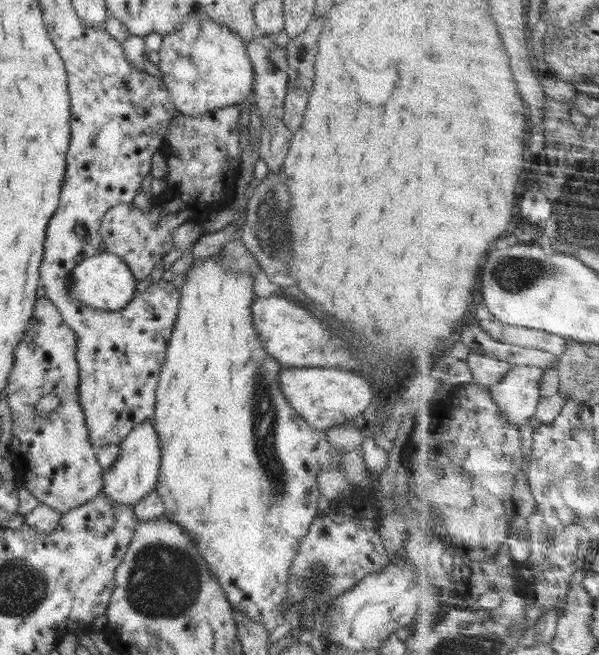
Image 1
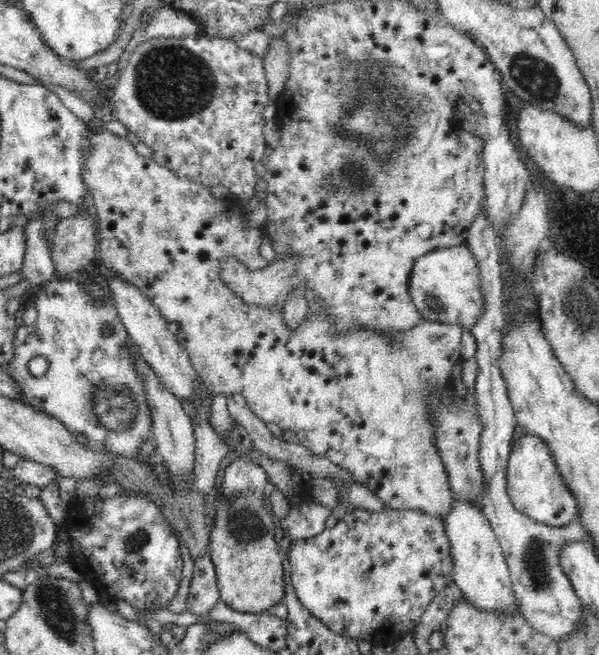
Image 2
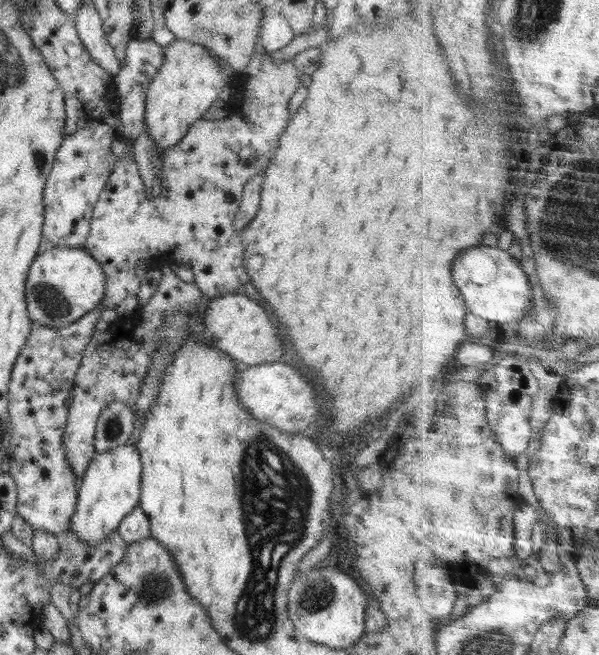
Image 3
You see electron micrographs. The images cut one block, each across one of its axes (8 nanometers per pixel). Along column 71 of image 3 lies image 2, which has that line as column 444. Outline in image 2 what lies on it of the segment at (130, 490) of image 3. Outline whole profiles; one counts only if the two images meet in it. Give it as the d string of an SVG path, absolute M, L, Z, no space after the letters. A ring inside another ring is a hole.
M454 499L452 512L444 516L444 530L451 546L454 583L458 585L466 601L476 609L496 611L498 615L519 610L510 569L506 564L502 547L496 538L490 521L475 504L466 500Z

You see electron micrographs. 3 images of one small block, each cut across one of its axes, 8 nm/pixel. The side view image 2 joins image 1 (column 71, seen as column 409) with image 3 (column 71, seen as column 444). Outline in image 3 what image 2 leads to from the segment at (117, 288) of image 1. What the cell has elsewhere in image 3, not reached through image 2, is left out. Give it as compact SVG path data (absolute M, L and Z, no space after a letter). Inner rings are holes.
M52 247L50 250L38 253L31 262L24 289L29 317L32 321L48 328L68 326L89 310L104 304L106 281L107 276L100 263L82 248Z

